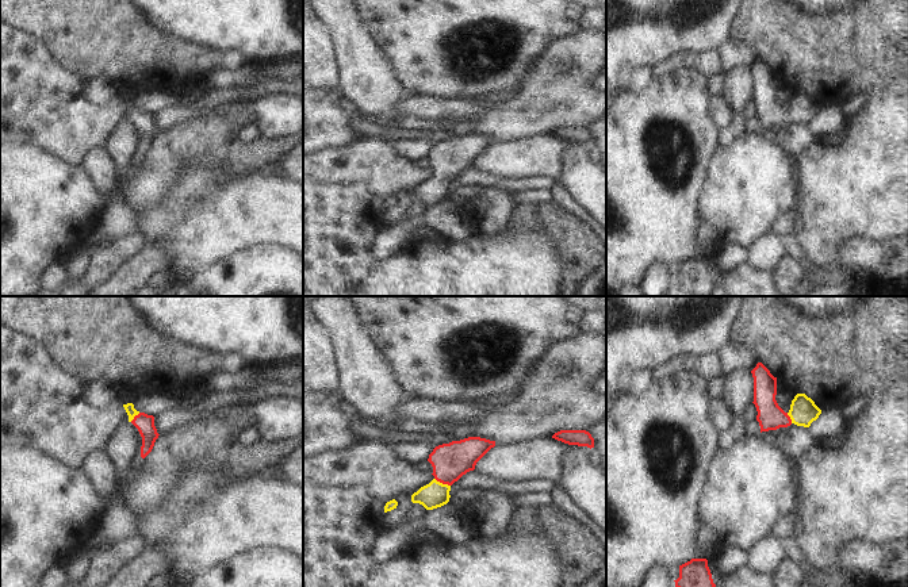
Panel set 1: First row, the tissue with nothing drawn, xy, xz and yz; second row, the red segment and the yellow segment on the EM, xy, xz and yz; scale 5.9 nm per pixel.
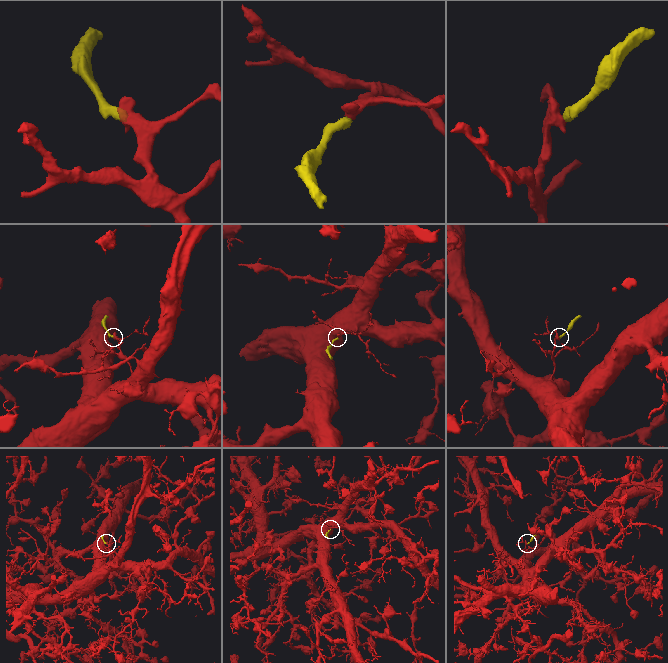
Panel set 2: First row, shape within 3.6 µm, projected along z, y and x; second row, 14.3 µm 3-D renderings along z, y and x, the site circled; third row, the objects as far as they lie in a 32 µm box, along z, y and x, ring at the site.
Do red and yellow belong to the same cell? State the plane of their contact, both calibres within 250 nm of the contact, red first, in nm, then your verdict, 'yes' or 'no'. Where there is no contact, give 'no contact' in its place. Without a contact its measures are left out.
xz | 220/150 nm | yes

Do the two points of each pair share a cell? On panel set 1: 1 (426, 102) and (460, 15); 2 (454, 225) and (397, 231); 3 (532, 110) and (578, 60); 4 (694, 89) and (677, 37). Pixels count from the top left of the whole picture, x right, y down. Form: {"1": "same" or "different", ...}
{"1": "different", "2": "same", "3": "same", "4": "different"}

